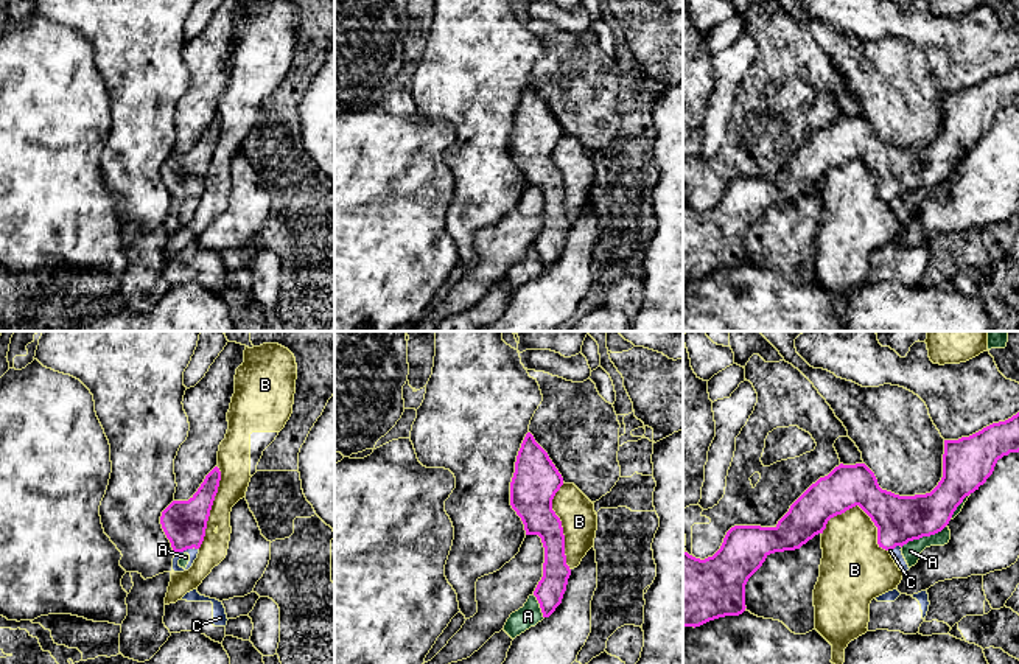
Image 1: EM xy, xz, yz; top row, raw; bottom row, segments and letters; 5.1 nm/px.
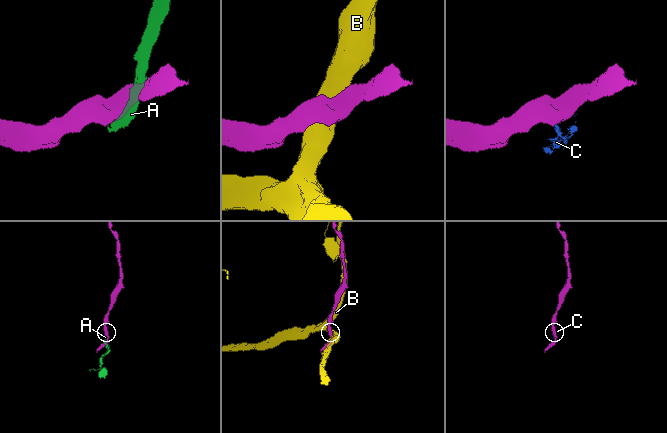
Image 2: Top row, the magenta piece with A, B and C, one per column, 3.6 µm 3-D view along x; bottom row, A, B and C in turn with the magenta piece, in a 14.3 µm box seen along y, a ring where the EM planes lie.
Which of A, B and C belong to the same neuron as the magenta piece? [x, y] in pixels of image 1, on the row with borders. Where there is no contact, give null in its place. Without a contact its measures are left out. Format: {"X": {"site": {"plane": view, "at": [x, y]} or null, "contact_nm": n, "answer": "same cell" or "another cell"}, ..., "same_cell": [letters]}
{"A": {"site": {"plane": "yz", "at": [923, 535]}, "contact_nm": 260, "answer": "another cell"}, "B": {"site": {"plane": "yz", "at": [862, 509]}, "contact_nm": 360, "answer": "another cell"}, "C": {"site": {"plane": "xy", "at": [185, 549]}, "contact_nm": 130, "answer": "another cell"}, "same_cell": []}

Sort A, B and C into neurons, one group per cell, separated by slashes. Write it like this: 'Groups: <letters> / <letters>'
Groups: A C / B

